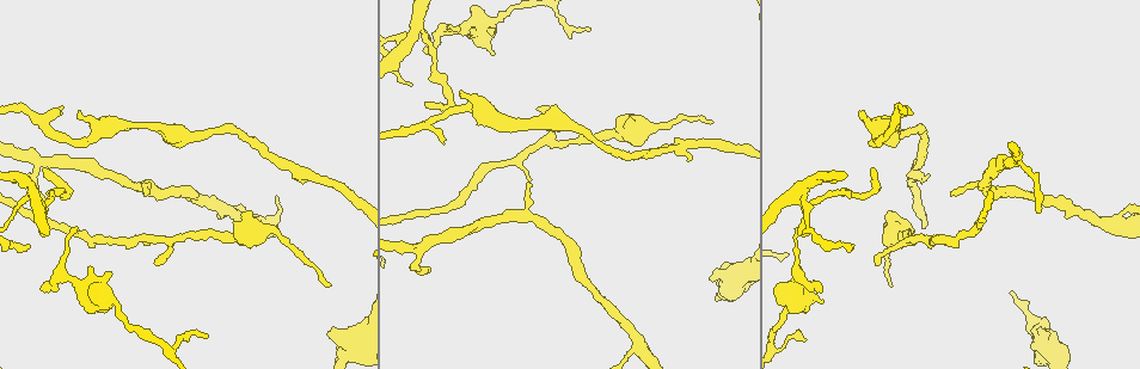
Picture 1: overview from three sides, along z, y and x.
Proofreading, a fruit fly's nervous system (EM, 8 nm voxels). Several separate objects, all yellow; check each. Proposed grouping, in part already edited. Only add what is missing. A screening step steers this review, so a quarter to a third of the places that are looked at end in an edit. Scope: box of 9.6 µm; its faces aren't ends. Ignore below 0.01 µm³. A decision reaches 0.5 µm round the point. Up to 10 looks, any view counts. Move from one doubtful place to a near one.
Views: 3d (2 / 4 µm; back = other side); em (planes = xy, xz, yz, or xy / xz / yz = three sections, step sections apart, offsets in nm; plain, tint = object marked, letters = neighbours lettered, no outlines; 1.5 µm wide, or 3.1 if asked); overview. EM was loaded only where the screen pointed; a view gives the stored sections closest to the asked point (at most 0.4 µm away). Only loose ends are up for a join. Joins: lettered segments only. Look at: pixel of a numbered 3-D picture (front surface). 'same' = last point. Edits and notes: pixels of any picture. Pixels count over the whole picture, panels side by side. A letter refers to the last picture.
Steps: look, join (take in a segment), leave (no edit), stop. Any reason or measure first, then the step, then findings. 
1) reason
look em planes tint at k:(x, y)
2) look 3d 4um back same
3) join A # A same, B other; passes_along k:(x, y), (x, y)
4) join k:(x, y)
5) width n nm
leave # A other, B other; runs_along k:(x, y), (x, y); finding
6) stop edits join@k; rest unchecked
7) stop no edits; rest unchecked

branch stops here
look em xy step 8 letters at 1:(155, 265)

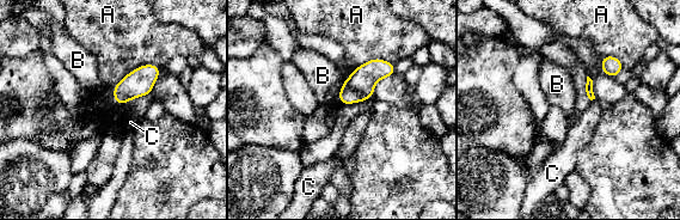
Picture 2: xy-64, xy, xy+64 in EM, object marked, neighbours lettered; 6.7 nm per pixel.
leave # A other, B other, C other; border 2:(160, 67), (129, 71), (112, 99); no lettered segment goes on from it

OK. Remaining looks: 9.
look em planes plain at 1:(77, 229)

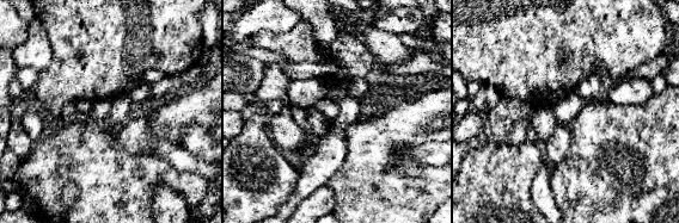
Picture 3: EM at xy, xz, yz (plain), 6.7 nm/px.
look em planes tint same

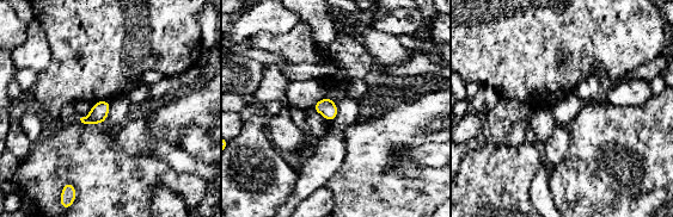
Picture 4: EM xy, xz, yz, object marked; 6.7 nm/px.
look em planes letters same

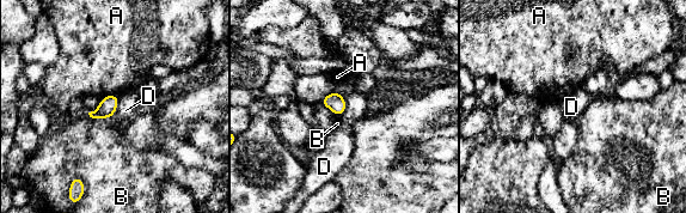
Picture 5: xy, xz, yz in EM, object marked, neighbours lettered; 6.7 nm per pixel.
width 120 nm
leave # A other, B other, D other; border 5:(336, 91), (345, 104), (340, 116); none of them fits

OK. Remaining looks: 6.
tapers out
look em planes plain at 1:(78, 113)

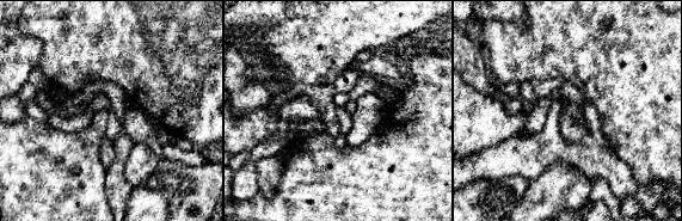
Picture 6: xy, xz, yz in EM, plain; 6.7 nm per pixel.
look em planes letters same

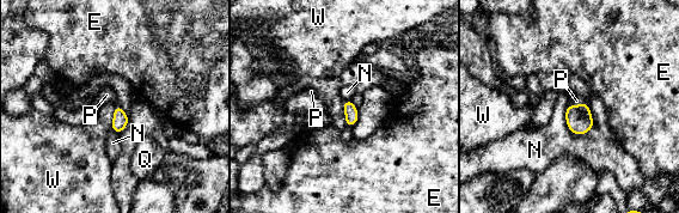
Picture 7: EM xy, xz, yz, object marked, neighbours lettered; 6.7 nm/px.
width 90 nm
join P # E other, N other, P same, Q other, W other; passes_along 7:(577, 117), (577, 105), (576, 101); the neuron continues

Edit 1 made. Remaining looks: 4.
thin end
look 3d 2um at 1:(853, 244)

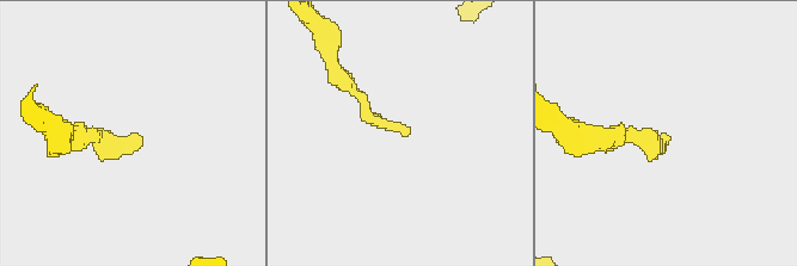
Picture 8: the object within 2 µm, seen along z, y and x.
look em xz step 8 letters at 8:(408, 133)

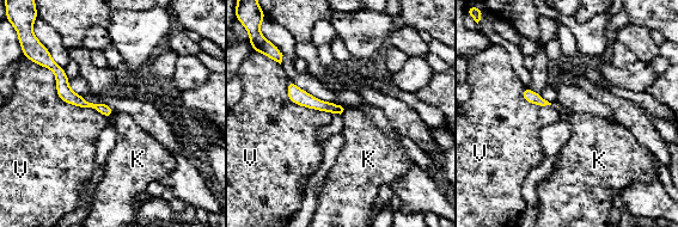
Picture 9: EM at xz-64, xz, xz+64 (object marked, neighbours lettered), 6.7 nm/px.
leave # K other, V other; runs_along 9:(56, 68), (74, 99), (110, 111); no lettered segment goes on from it

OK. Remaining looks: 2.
stop edits join@7; rest unchecked

